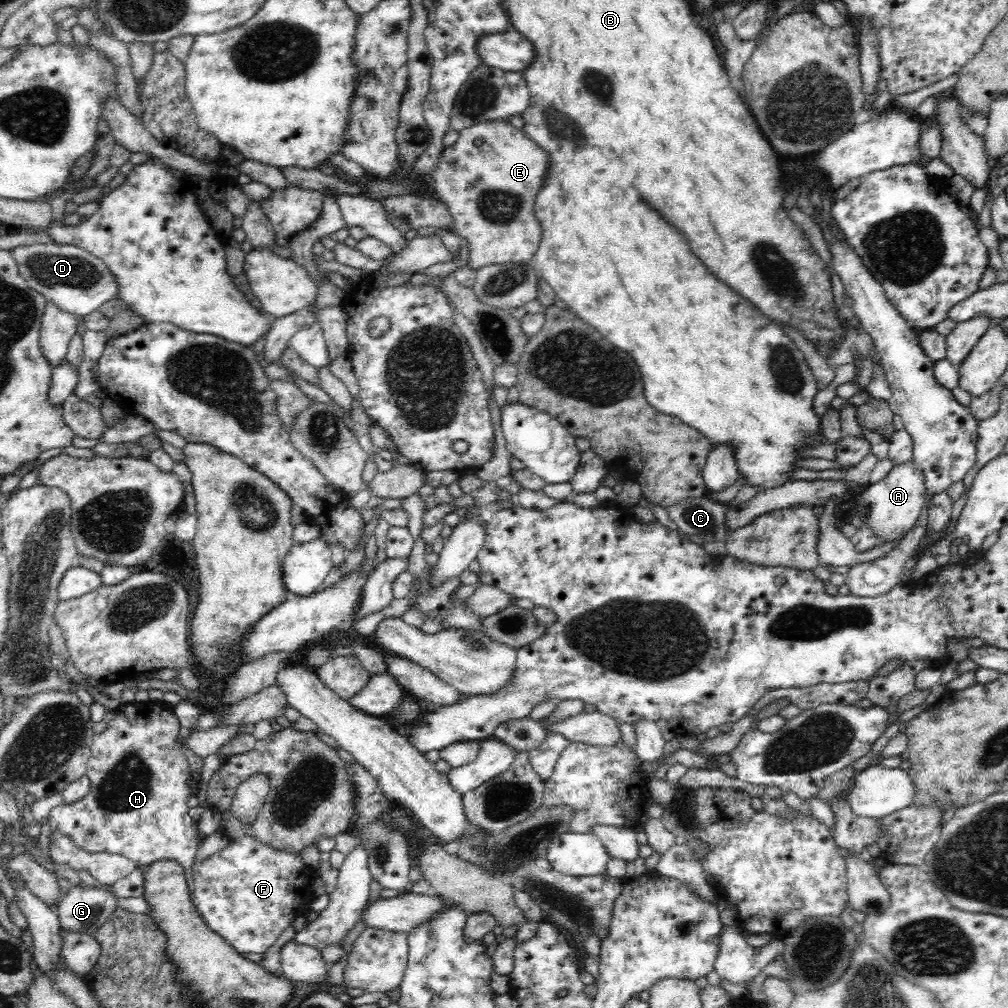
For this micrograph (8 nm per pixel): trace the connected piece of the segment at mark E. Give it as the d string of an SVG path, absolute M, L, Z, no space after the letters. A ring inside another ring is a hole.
M490 121L481 122L474 126L469 126L459 131L459 137L456 142L448 147L444 147L442 154L436 164L436 168L433 170L430 178L428 179L428 186L431 187L432 194L436 199L439 199L449 208L452 218L455 222L455 232L462 238L468 240L467 246L469 247L469 254L464 266L470 267L474 270L484 268L491 264L502 264L507 262L515 263L530 263L534 253L538 248L538 242L540 242L540 223L536 221L536 215L534 215L534 198L536 198L536 192L540 190L542 182L544 182L544 170L548 168L548 155L534 143L534 141L528 139L522 129L516 129L510 122L506 121ZM476 138L482 138L484 141L480 146L476 145Z

